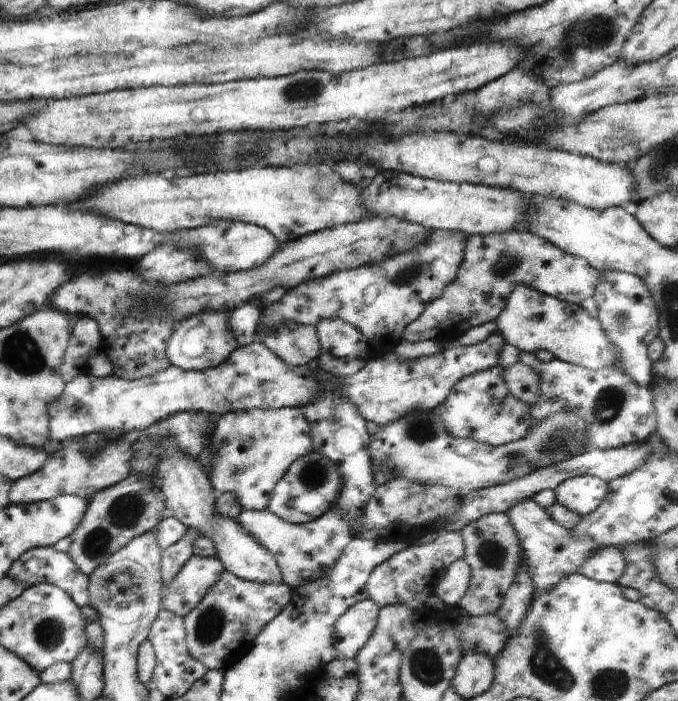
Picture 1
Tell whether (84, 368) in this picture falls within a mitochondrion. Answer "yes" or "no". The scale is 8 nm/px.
no

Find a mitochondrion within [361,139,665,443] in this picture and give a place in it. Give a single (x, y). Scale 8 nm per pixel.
(610, 403)

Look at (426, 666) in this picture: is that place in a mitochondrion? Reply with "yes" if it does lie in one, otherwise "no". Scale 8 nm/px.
yes

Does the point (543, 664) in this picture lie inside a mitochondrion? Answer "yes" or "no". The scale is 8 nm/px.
yes

